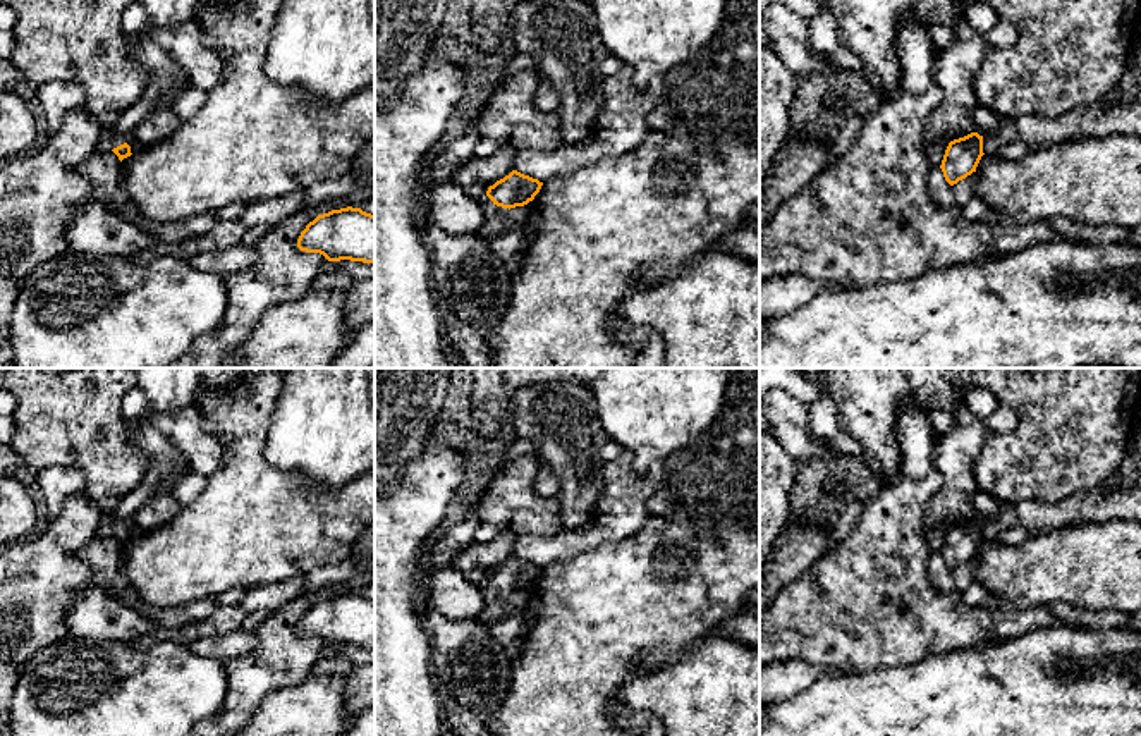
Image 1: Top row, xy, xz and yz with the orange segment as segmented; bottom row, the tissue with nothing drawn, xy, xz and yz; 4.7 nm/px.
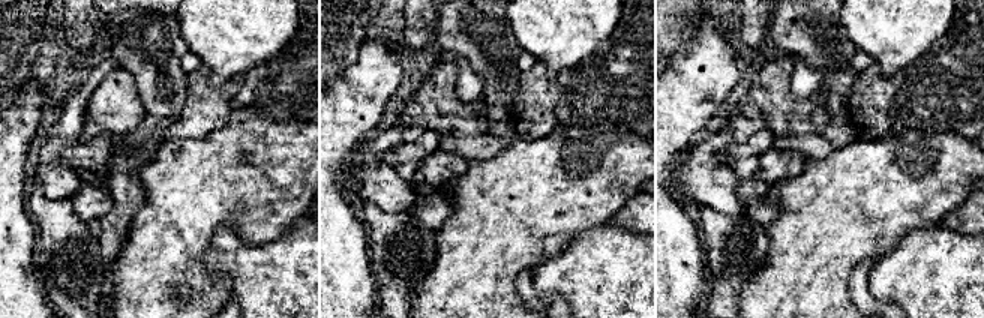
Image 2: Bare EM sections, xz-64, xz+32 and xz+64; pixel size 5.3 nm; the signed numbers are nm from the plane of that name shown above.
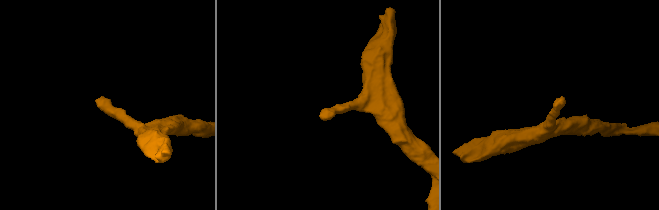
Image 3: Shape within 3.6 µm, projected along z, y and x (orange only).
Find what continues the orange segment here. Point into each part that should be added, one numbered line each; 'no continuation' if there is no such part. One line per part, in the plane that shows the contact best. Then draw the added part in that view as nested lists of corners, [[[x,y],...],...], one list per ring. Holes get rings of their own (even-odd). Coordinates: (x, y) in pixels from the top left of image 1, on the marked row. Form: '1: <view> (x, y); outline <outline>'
1: xz (497, 220); outline [[[488,196],[481,199],[483,213],[485,213],[485,222],[478,230],[478,236],[483,239],[490,241],[510,227],[524,227],[528,222],[528,213],[529,208],[528,205],[524,206],[516,206],[516,208],[502,208],[497,206]]]

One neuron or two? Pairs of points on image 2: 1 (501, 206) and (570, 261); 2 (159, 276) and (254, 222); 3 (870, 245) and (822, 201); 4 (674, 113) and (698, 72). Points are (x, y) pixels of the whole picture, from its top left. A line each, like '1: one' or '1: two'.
1: two
2: one
3: one
4: one

